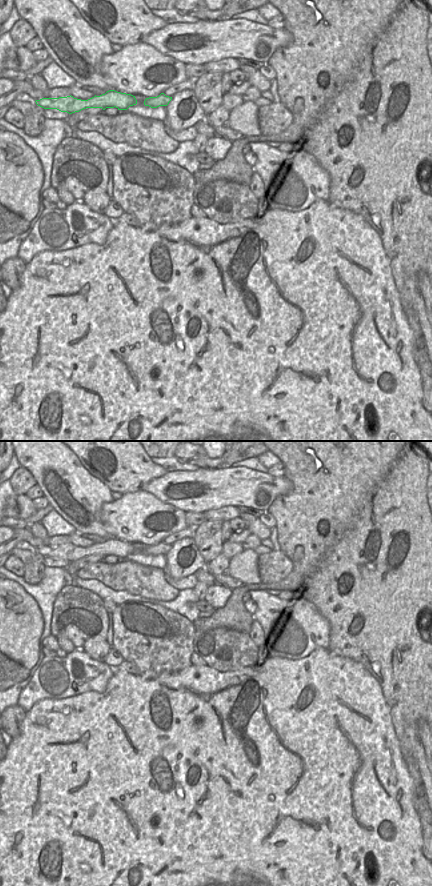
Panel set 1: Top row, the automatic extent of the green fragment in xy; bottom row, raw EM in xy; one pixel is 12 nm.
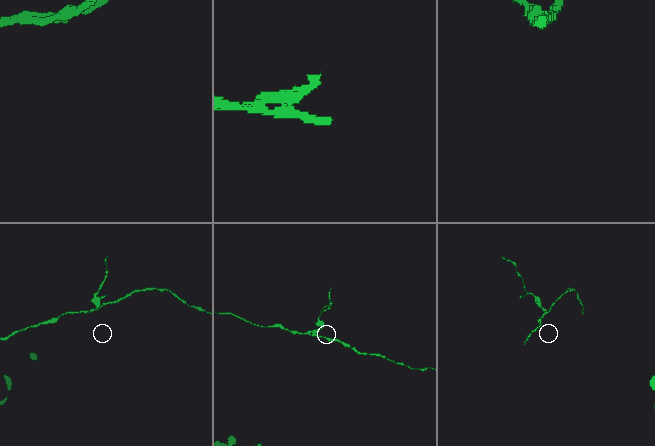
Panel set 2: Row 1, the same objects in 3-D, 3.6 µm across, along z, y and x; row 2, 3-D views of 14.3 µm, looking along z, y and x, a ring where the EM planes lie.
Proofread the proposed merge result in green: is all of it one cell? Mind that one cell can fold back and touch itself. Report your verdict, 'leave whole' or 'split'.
split

